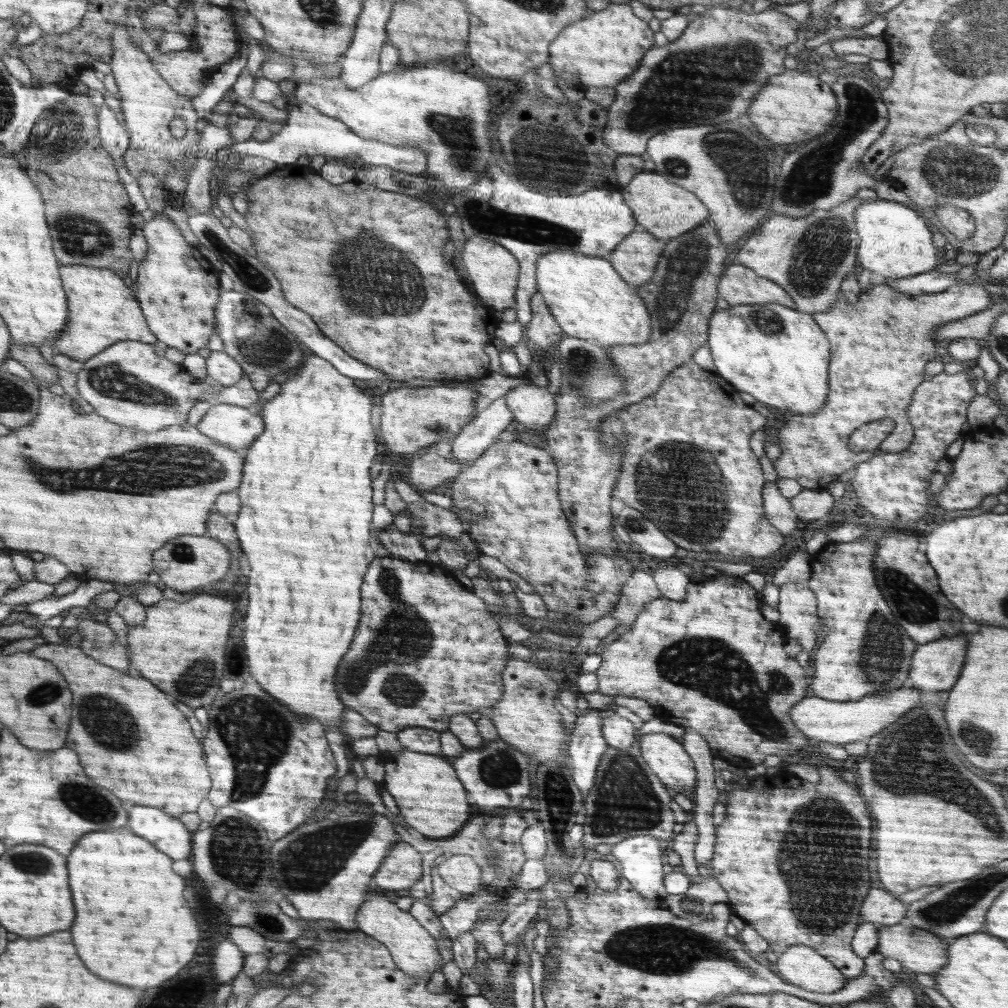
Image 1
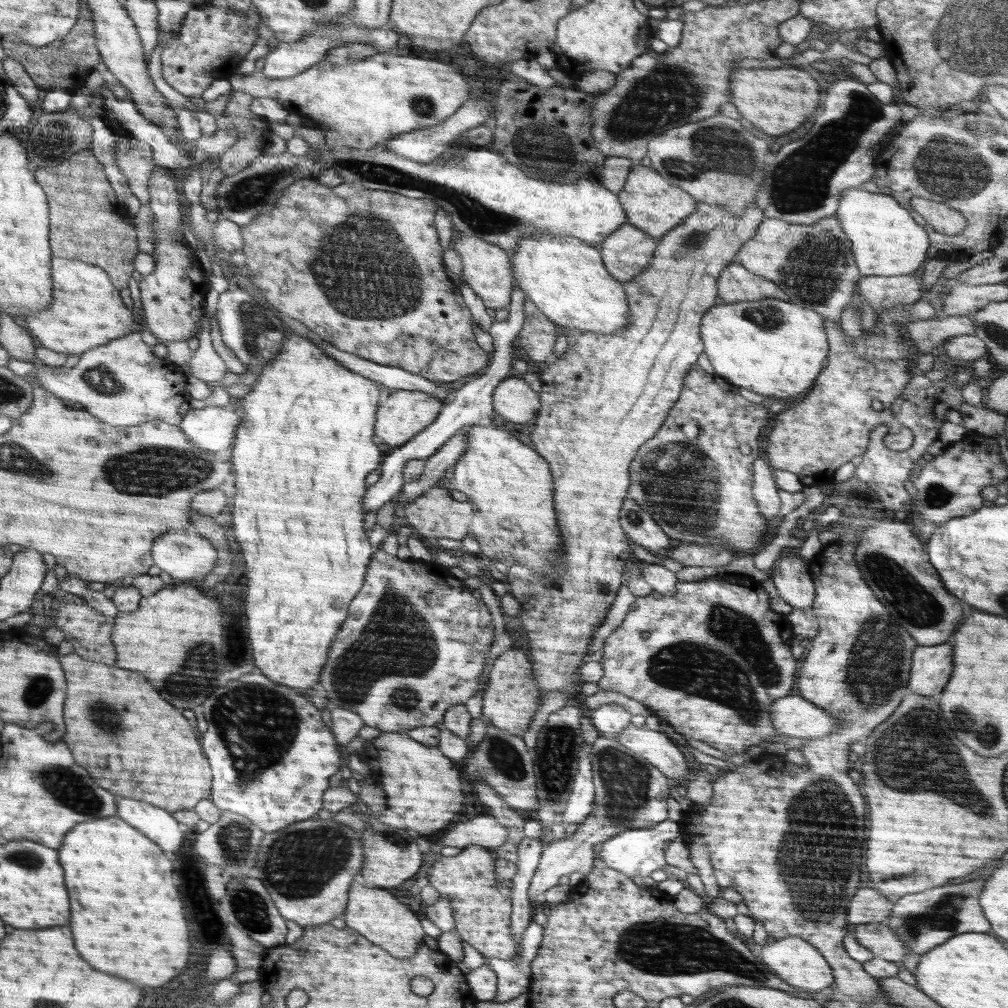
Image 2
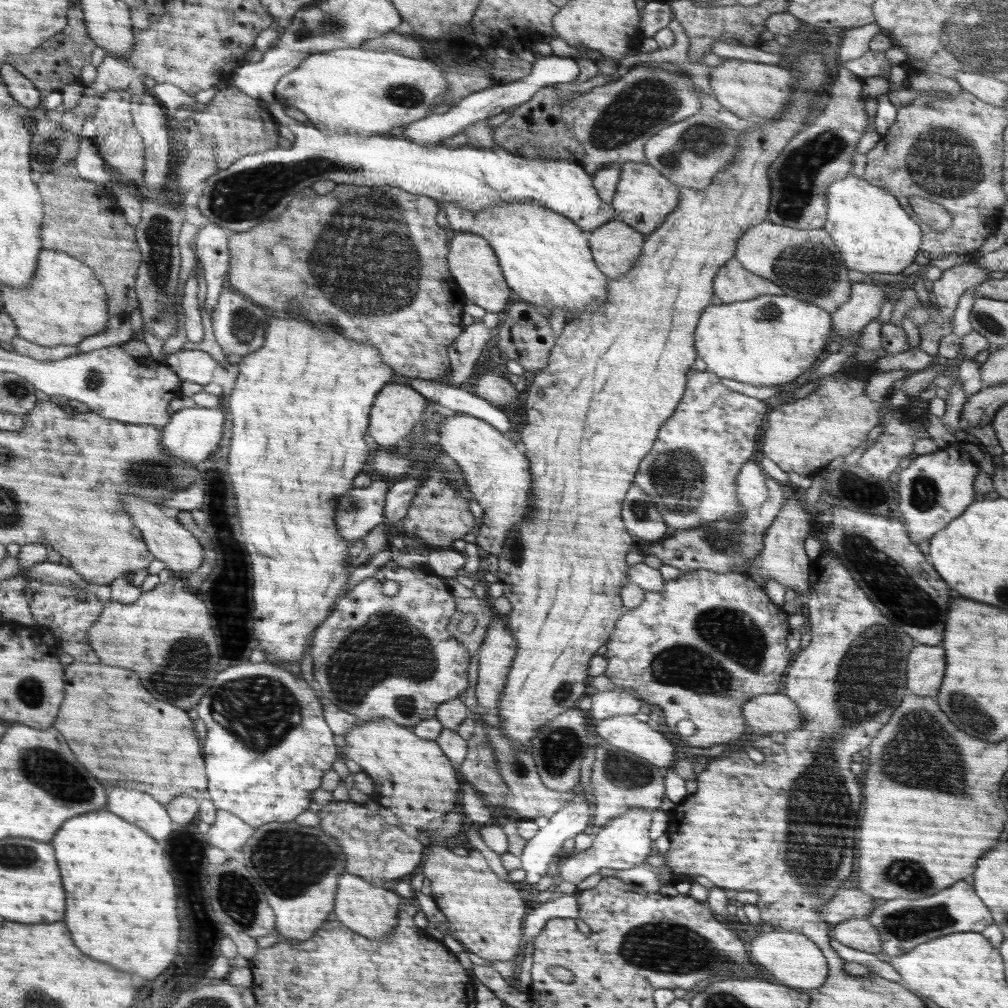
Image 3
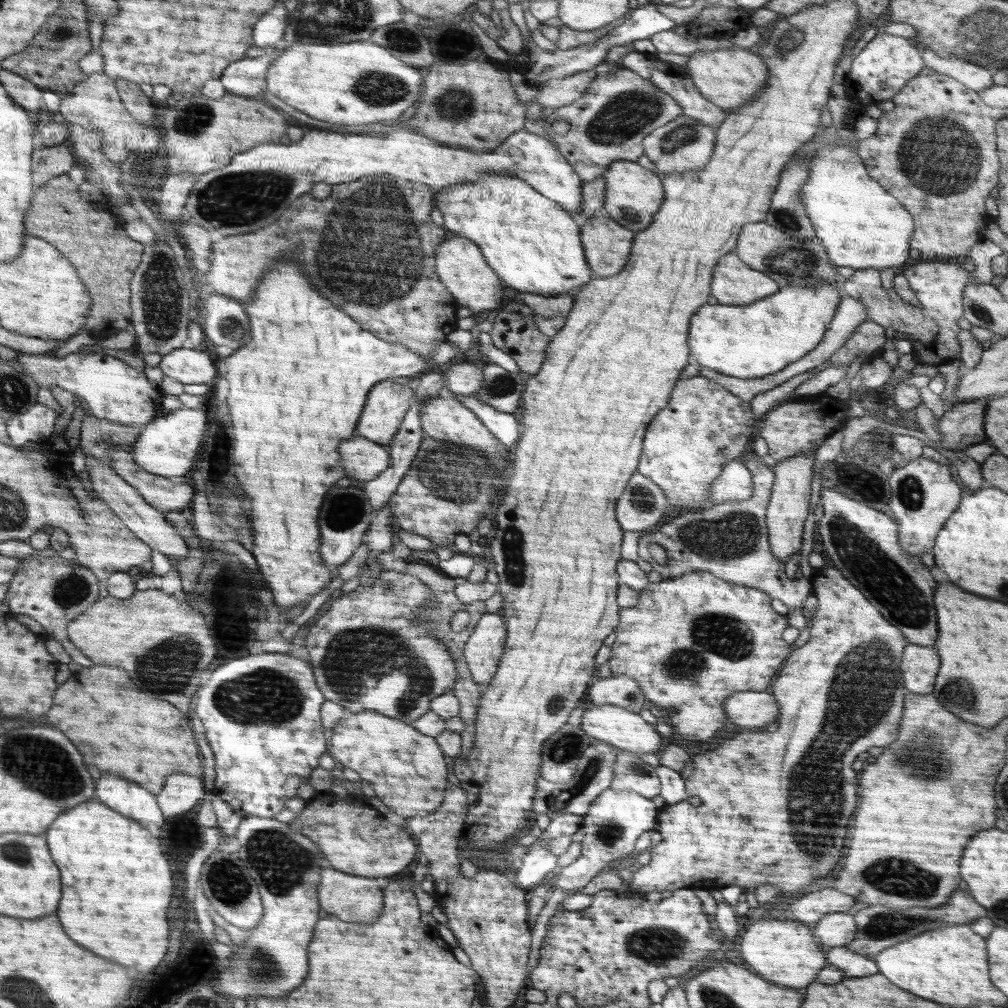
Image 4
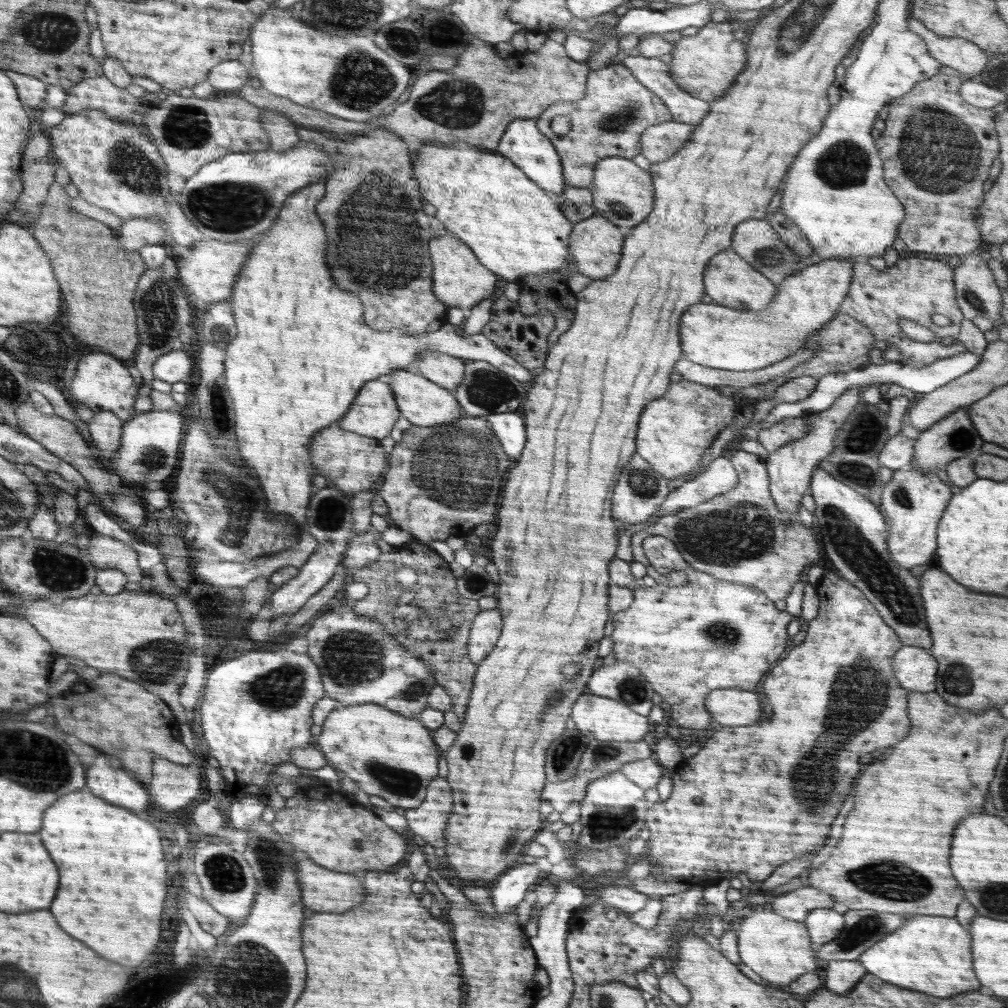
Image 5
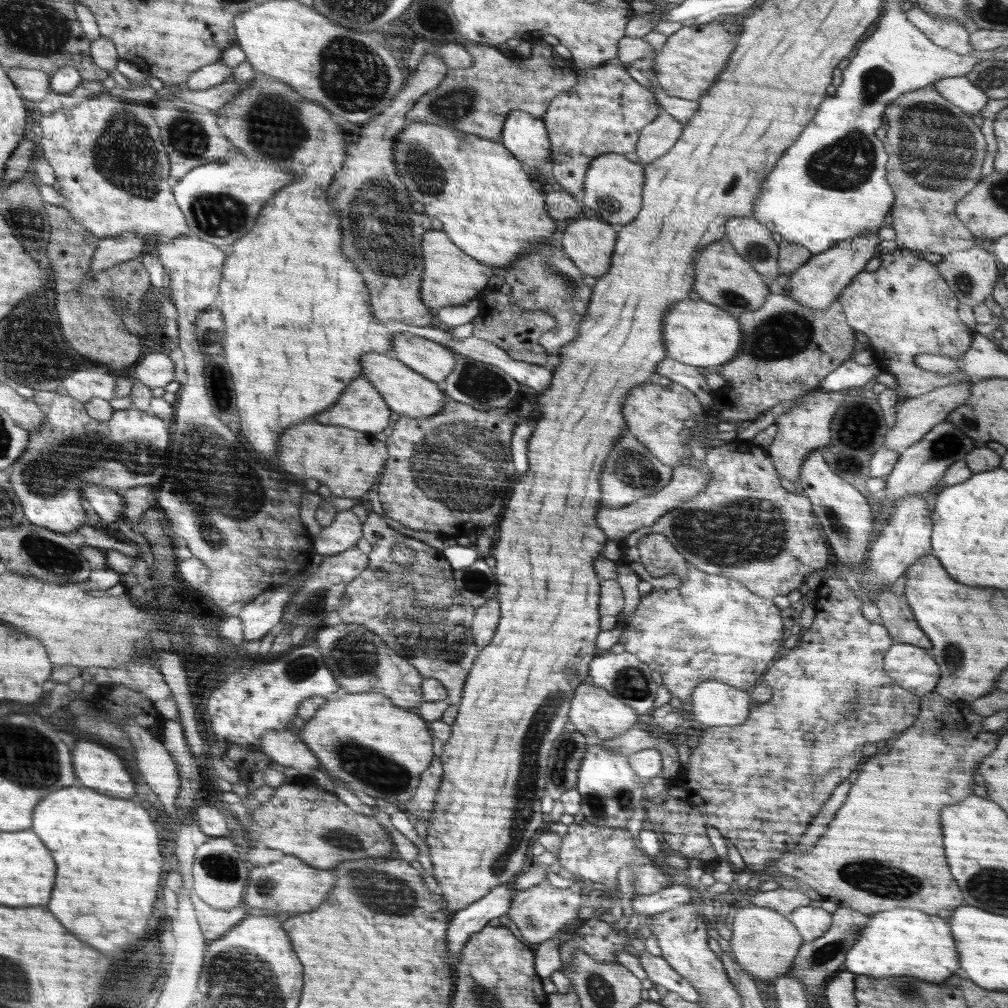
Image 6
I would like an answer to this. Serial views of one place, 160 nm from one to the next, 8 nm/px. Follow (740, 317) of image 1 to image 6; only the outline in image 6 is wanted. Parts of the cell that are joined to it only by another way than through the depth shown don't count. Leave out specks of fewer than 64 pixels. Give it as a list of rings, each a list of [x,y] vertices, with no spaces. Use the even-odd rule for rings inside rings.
[[[865,232],[854,238],[841,240],[825,252],[813,255],[801,268],[790,275],[790,298],[814,310],[822,311],[828,308],[836,299],[839,299],[844,288],[850,285],[861,271],[865,271],[868,261],[876,256],[876,246],[881,241],[878,233]],[[686,300],[678,304],[678,308],[672,308],[664,328],[666,344],[670,344],[667,356],[692,366],[714,368],[726,364],[739,354],[742,347],[741,324],[725,309],[704,300]]]

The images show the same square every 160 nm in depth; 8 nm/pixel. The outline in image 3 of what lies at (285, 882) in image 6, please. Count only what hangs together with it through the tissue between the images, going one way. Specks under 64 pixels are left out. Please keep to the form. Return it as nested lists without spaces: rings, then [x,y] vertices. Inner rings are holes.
[[[346,873],[344,876],[339,876],[334,912],[337,919],[354,932],[361,933],[370,940],[385,938],[397,926],[399,907],[402,907],[402,897],[394,890],[371,885],[369,881],[354,874]]]

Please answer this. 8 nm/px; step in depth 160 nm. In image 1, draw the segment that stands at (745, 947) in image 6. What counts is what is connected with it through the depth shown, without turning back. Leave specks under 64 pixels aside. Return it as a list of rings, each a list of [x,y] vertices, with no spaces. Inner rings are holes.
[[[805,944],[789,946],[778,955],[776,966],[785,981],[820,994],[836,992],[847,982],[838,967]]]

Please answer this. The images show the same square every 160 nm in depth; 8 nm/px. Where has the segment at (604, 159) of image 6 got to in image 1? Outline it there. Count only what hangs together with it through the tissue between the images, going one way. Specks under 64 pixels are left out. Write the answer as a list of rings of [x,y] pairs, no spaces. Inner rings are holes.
[[[643,170],[632,180],[622,187],[621,195],[624,197],[629,207],[633,209],[633,215],[638,224],[638,229],[653,233],[655,237],[666,242],[676,239],[677,236],[685,234],[700,226],[711,216],[705,204],[702,204],[690,189],[682,188],[667,180],[662,173],[655,170]]]

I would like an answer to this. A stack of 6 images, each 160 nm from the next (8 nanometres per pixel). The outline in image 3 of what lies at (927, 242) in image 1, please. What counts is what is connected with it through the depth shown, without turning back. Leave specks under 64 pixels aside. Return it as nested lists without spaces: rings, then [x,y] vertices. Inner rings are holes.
[[[851,172],[846,178],[833,182],[827,190],[827,221],[823,226],[834,239],[842,254],[846,268],[865,274],[887,273],[902,274],[902,271],[914,263],[920,250],[922,231],[919,224],[908,216],[895,196],[882,187],[870,184]]]

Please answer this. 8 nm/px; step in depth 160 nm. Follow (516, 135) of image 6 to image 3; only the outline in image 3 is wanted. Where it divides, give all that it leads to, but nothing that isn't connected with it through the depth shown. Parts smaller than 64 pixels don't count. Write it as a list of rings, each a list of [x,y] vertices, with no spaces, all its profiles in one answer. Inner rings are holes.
[[[280,102],[269,106],[269,114],[274,122],[289,128],[295,138],[290,147],[272,148],[256,154],[247,154],[239,158],[228,168],[217,170],[209,176],[205,183],[202,195],[199,198],[198,208],[210,222],[217,224],[234,233],[246,232],[258,224],[258,220],[272,220],[282,211],[288,210],[289,202],[298,190],[312,187],[319,180],[330,179],[336,184],[355,184],[358,186],[378,187],[383,184],[396,186],[414,194],[429,196],[439,203],[453,202],[462,208],[467,208],[470,214],[477,214],[479,210],[487,210],[489,206],[503,202],[523,202],[523,200],[537,200],[542,206],[562,214],[574,221],[574,224],[586,231],[592,231],[615,218],[615,208],[610,202],[605,203],[602,196],[594,188],[593,177],[574,162],[567,160],[526,160],[512,158],[512,154],[496,148],[496,150],[478,150],[472,146],[452,148],[446,145],[420,146],[405,136],[370,136],[370,138],[356,138],[356,136],[338,136],[324,134],[310,126],[296,122],[296,119],[286,115]]]

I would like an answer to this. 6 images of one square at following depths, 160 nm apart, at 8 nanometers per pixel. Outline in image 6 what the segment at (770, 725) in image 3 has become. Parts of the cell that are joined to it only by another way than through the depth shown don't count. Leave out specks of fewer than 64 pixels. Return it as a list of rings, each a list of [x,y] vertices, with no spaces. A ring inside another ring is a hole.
[[[705,680],[697,684],[697,688],[693,691],[693,710],[690,712],[688,719],[692,719],[707,727],[729,727],[742,724],[748,720],[751,710],[748,706],[752,702],[750,692],[739,689],[733,685],[724,684],[720,680]]]

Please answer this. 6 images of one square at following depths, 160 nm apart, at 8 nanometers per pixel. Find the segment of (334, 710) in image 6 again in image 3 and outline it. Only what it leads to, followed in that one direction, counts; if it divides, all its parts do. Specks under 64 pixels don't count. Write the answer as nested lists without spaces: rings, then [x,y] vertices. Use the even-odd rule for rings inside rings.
[[[388,718],[358,724],[344,735],[343,758],[356,762],[362,772],[372,778],[376,794],[388,802],[381,804],[413,831],[426,826],[430,820],[450,812],[458,800],[456,770],[436,741],[422,739],[410,727],[396,724]]]

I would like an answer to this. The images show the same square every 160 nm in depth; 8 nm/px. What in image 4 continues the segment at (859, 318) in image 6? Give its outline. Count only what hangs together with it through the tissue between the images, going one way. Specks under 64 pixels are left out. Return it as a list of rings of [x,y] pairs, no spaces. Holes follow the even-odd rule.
[[[923,260],[920,264],[904,270],[902,274],[908,280],[912,292],[916,294],[920,306],[908,304],[894,290],[886,291],[882,287],[881,272],[877,269],[854,270],[854,274],[849,279],[842,280],[841,287],[846,297],[856,298],[856,300],[864,303],[867,308],[868,320],[880,324],[888,333],[900,332],[906,334],[908,340],[913,344],[912,354],[918,363],[939,367],[961,352],[961,344],[956,339],[956,335],[961,332],[958,327],[958,320],[963,317],[962,293],[964,293],[964,287],[966,287],[971,274],[960,266],[937,260]]]

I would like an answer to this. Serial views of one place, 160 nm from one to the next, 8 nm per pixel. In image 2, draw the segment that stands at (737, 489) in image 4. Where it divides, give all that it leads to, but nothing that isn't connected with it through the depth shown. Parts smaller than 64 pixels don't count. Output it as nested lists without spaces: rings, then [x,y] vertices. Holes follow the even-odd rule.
[[[762,458],[753,462],[752,494],[761,515],[767,520],[780,516],[781,500],[776,486],[773,471]]]

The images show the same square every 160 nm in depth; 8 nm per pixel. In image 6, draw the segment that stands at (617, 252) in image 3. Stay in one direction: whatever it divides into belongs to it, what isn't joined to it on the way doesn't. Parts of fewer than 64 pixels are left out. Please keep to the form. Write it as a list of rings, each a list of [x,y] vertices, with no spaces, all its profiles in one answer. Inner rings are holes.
[[[593,217],[578,218],[563,234],[560,246],[582,272],[588,276],[604,276],[608,272],[616,242],[616,232],[610,223]]]

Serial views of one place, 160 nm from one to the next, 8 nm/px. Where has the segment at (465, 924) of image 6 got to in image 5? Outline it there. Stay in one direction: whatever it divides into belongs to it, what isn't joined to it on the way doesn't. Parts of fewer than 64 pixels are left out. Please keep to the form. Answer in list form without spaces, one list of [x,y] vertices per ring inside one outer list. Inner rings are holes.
[[[538,857],[534,864],[523,862],[506,872],[491,888],[490,895],[496,912],[514,909],[524,900],[524,894],[548,876],[552,868],[546,857]]]

